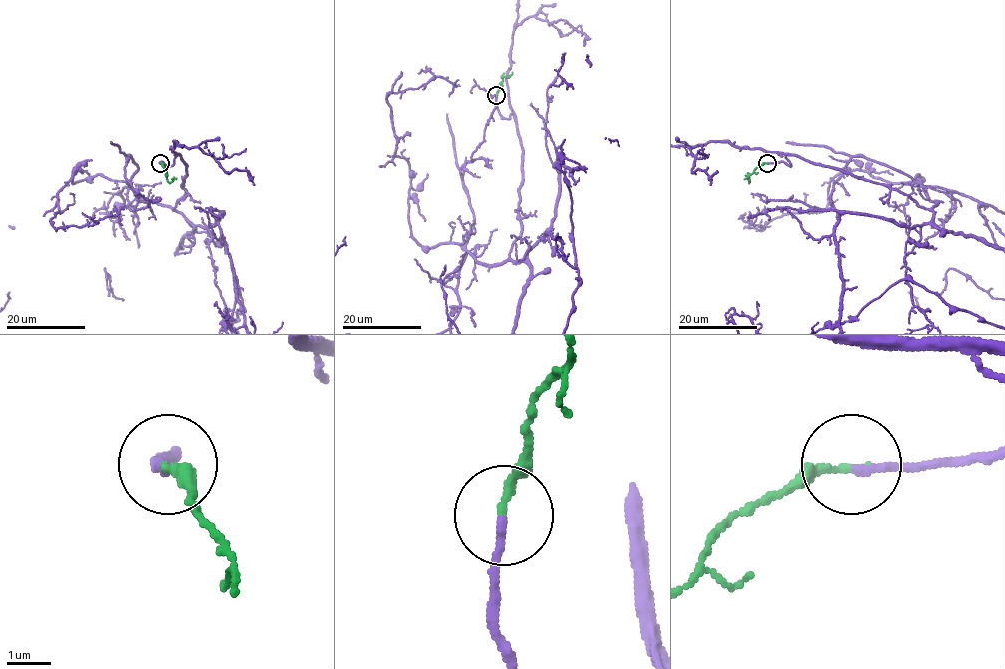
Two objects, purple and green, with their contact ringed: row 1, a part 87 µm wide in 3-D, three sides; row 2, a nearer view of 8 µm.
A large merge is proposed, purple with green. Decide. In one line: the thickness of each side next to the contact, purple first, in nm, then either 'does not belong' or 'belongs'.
170 nm thick on the purple side, 170 nm on the other; belongs

